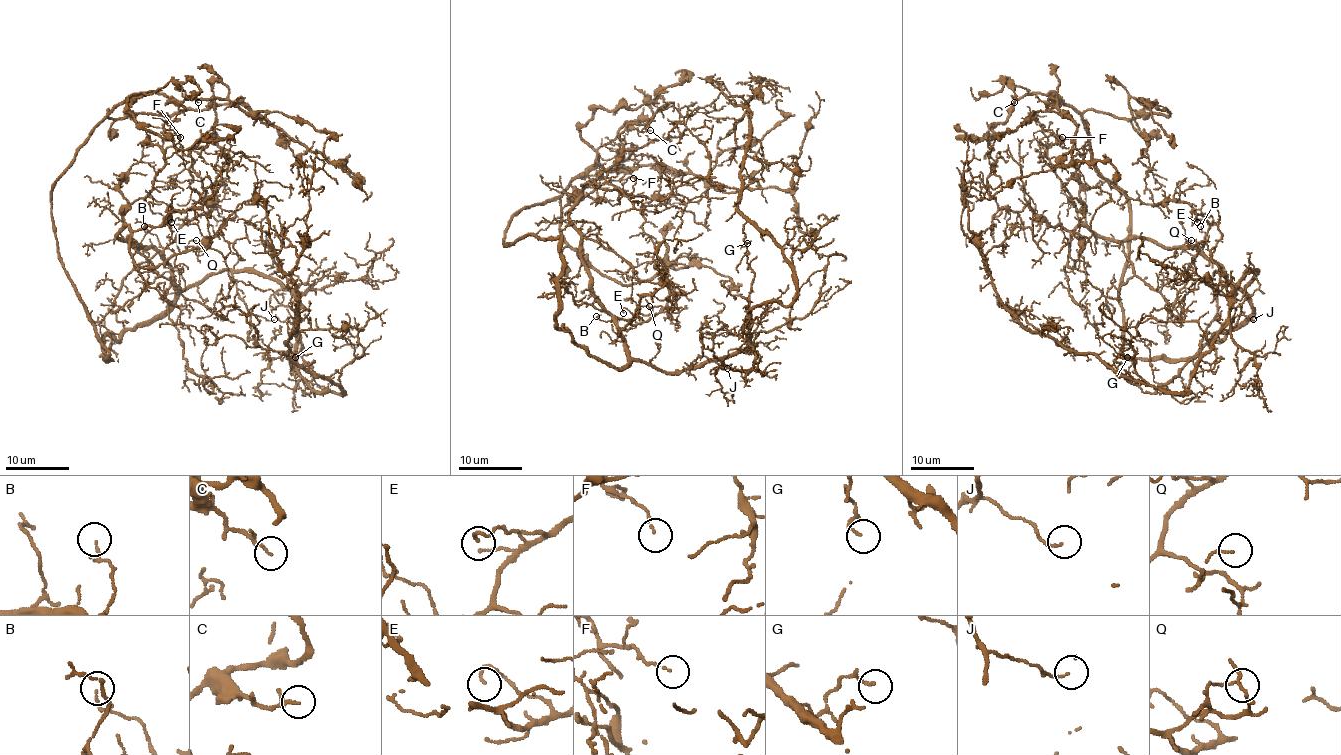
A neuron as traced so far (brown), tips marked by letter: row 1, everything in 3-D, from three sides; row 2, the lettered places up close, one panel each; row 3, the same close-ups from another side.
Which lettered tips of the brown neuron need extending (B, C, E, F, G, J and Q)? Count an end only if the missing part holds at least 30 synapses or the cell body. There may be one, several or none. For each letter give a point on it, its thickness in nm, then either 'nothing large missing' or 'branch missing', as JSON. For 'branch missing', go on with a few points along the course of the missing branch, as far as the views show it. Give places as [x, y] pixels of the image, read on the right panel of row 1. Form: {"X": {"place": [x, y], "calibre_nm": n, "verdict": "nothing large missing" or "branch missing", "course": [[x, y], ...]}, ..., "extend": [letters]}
{"B": {"place": [1200, 226], "calibre_nm": 60, "verdict": "nothing large missing"}, "C": {"place": [1014, 102], "calibre_nm": 80, "verdict": "nothing large missing"}, "E": {"place": [1197, 222], "calibre_nm": 120, "verdict": "nothing large missing"}, "F": {"place": [1062, 137], "calibre_nm": 80, "verdict": "nothing large missing"}, "G": {"place": [1127, 357], "calibre_nm": 120, "verdict": "nothing large missing"}, "J": {"place": [1253, 319], "calibre_nm": 90, "verdict": "nothing large missing"}, "Q": {"place": [1191, 240], "calibre_nm": 90, "verdict": "nothing large missing"}, "extend": []}

